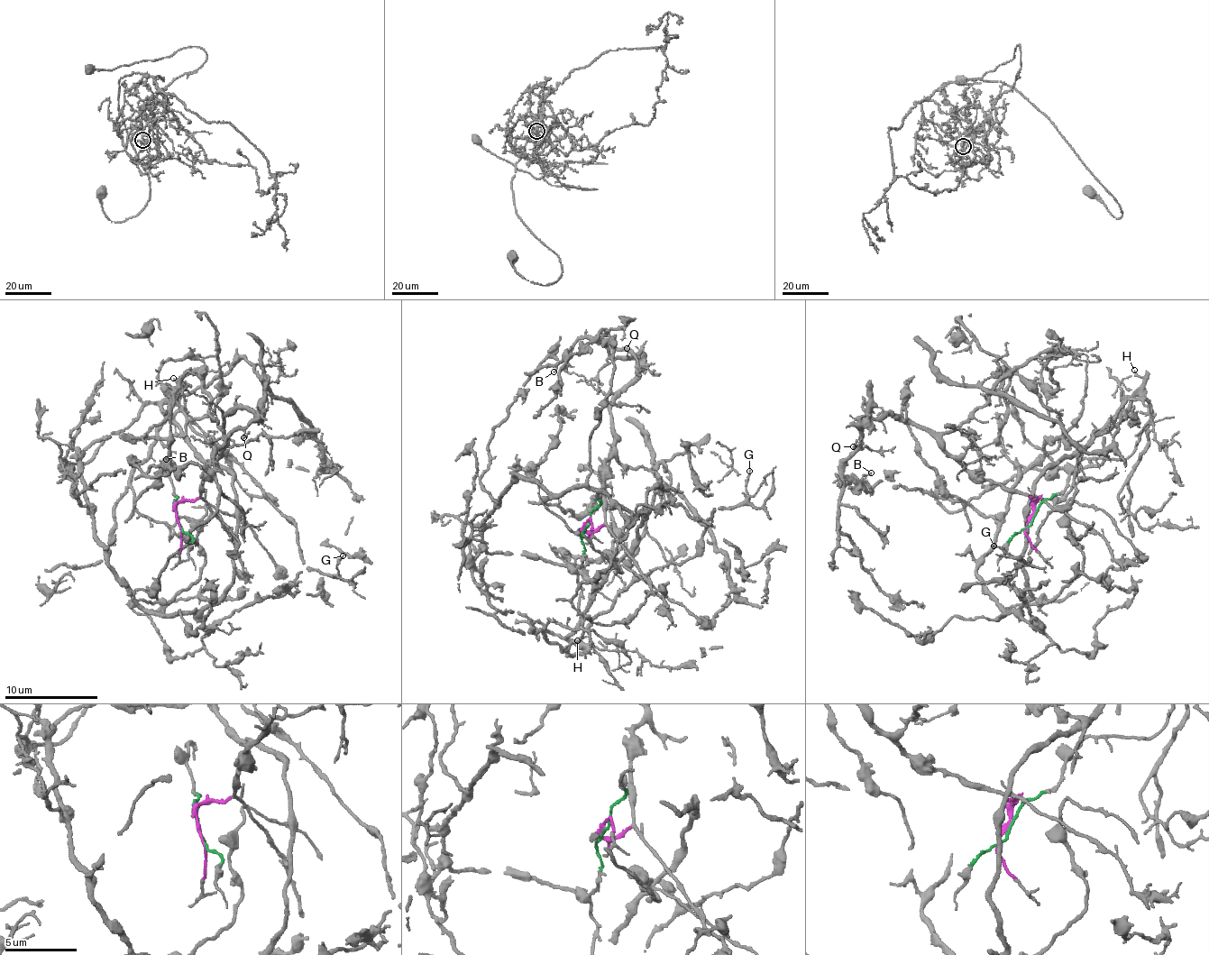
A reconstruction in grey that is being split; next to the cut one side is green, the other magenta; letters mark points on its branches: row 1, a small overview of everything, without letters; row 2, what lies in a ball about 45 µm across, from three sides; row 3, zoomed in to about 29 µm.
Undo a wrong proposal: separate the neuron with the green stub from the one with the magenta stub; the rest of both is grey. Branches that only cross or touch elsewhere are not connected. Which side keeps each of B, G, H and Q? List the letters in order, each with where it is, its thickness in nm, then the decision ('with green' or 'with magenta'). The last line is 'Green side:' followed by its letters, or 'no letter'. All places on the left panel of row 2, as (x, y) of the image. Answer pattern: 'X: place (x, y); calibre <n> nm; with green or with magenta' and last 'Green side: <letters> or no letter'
B: place (166, 459); calibre 140 nm; with magenta
G: place (343, 555); calibre 150 nm; with green
H: place (173, 378); calibre 140 nm; with green
Q: place (243, 437); calibre 220 nm; with magenta
Green side: G, H

